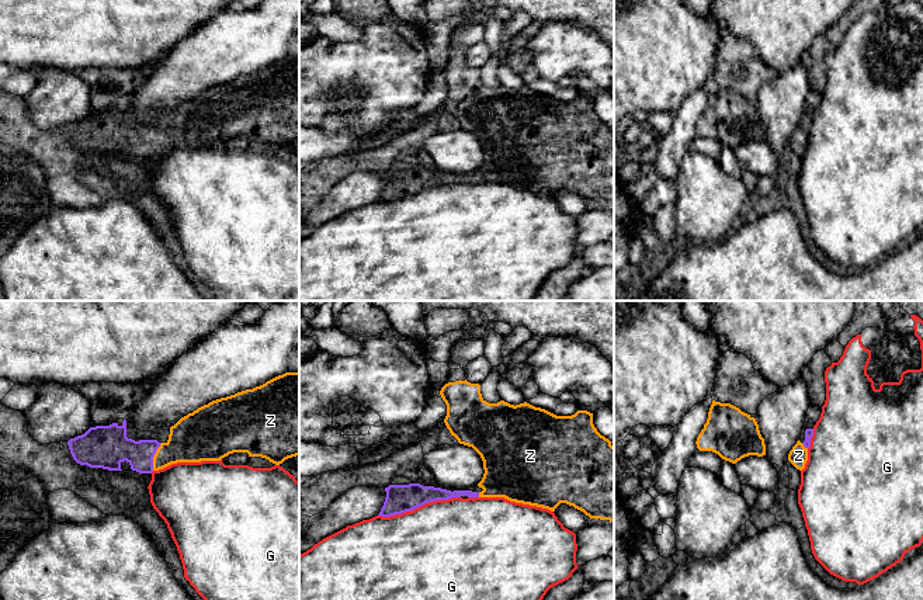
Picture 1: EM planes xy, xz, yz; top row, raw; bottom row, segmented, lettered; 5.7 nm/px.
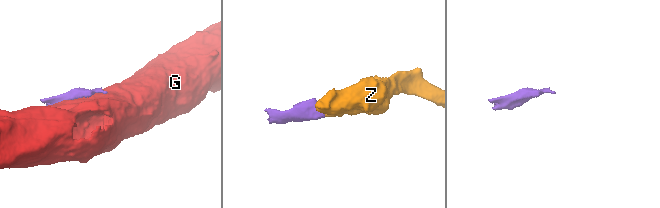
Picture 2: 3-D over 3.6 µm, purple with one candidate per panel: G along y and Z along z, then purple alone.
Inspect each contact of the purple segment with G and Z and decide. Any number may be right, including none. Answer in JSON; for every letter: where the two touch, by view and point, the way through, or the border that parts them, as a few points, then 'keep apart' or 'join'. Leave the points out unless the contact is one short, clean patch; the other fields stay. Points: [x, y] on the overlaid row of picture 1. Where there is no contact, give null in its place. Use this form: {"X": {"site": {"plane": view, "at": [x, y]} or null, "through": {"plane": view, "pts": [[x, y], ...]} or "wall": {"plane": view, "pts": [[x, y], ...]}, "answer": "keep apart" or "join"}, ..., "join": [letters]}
{"G": {"site": {"plane": "xz", "at": [419, 506]}, "answer": "keep apart"}, "Z": {"site": {"plane": "xy", "at": [153, 455]}, "through": {"plane": "xy", "pts": [[111, 446], [142, 455], [153, 455], [172, 453], [193, 439]]}, "answer": "join"}, "join": ["Z"]}

